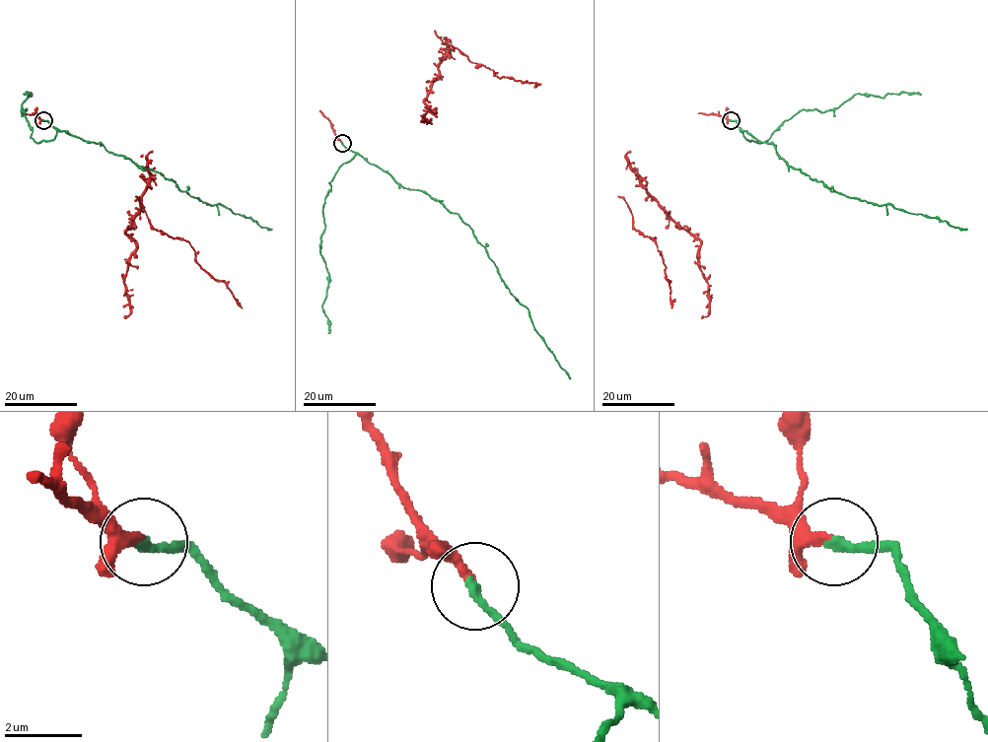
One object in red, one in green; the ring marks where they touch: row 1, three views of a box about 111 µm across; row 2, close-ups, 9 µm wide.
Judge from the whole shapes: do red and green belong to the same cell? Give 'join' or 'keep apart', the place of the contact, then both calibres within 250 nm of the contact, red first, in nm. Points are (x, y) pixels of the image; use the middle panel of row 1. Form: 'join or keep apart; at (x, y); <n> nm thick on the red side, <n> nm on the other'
join; at (342, 143); 240 nm thick on the red side, 220 nm on the other

